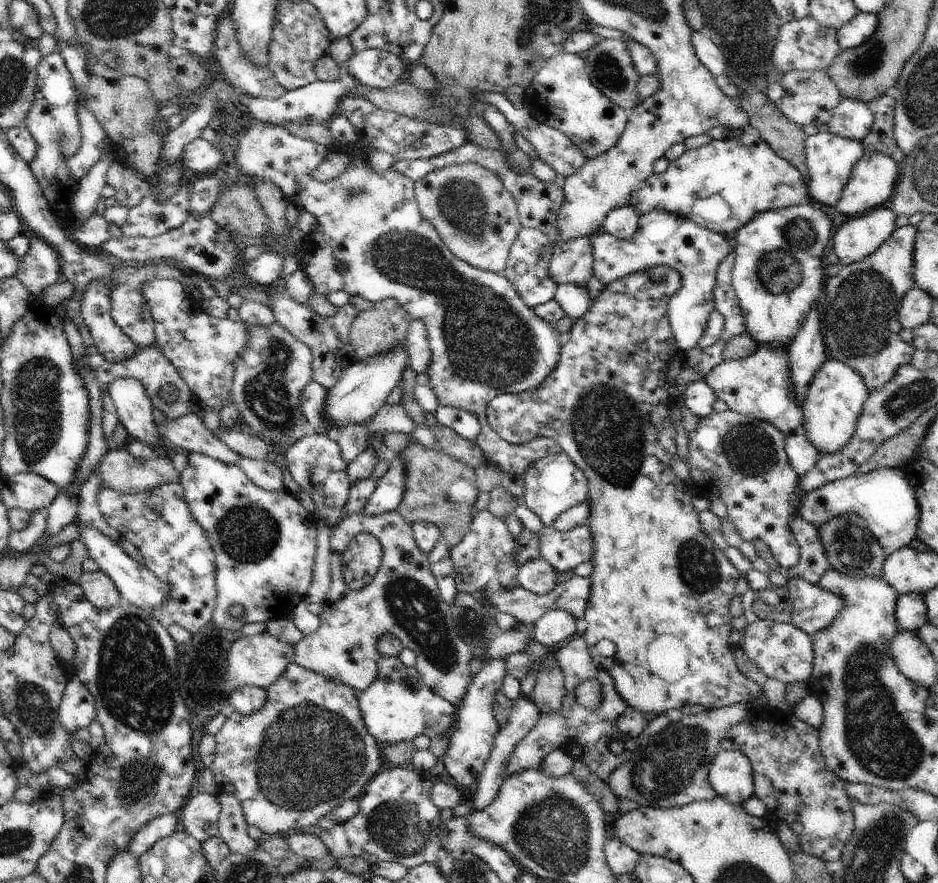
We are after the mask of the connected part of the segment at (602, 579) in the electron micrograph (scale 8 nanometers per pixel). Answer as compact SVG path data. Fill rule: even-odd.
M654 266L654 268L650 268L647 270L642 270L640 272L634 272L634 274L630 274L630 276L626 276L626 278L620 278L620 280L616 280L616 282L610 282L610 286L605 286L604 290L600 292L600 295L596 300L594 300L592 306L590 306L590 310L582 316L580 319L576 319L575 324L571 327L569 331L569 335L567 338L563 340L563 345L561 346L561 354L558 363L556 364L556 368L554 368L553 372L550 372L546 376L546 380L538 386L538 388L532 388L532 390L524 390L524 392L510 392L505 394L497 395L495 398L492 398L485 409L485 414L487 417L487 422L492 426L492 430L496 432L505 442L514 445L522 445L527 444L534 440L534 438L538 437L547 437L552 438L552 440L556 440L560 446L562 446L563 451L565 454L570 456L570 460L584 472L584 476L588 478L588 482L590 482L590 492L588 496L588 503L590 504L590 516L588 516L587 526L590 526L590 532L592 532L592 542L594 542L594 554L592 554L592 562L594 562L594 570L592 572L592 590L590 590L590 600L588 600L588 608L586 608L585 616L583 617L583 626L582 626L582 636L584 640L586 640L587 648L589 654L591 655L592 662L594 662L594 666L600 668L600 670L604 670L604 672L608 672L610 676L612 676L612 680L614 680L614 686L616 688L616 692L620 694L620 698L630 708L634 708L634 710L638 710L638 712L642 712L642 714L651 714L654 716L667 714L669 709L681 709L686 705L693 706L695 704L700 705L701 708L705 709L718 709L724 708L726 706L732 706L732 704L738 703L750 703L754 698L762 696L763 688L758 686L752 682L752 680L748 680L746 676L744 676L738 670L736 666L736 662L733 656L734 649L730 648L730 644L728 644L728 640L730 640L730 632L732 632L732 616L730 614L729 605L730 600L734 598L735 595L735 587L736 582L738 582L738 578L741 576L741 572L736 570L732 563L726 557L726 554L720 548L716 547L716 544L704 534L702 528L700 528L700 516L694 506L692 504L693 493L688 487L688 484L684 483L674 472L672 472L672 460L677 456L676 444L674 438L676 438L676 428L674 428L674 423L672 420L669 419L669 401L672 399L673 395L673 388L674 388L674 380L672 376L676 376L685 366L684 364L684 352L679 349L676 345L676 340L674 340L674 336L672 335L671 325L668 319L668 304L670 303L670 298L680 290L682 285L682 276L674 270L674 268L669 268L668 266ZM602 639L610 640L610 642L614 642L616 644L616 652L612 654L610 658L604 658L601 656L596 650L596 644Z

